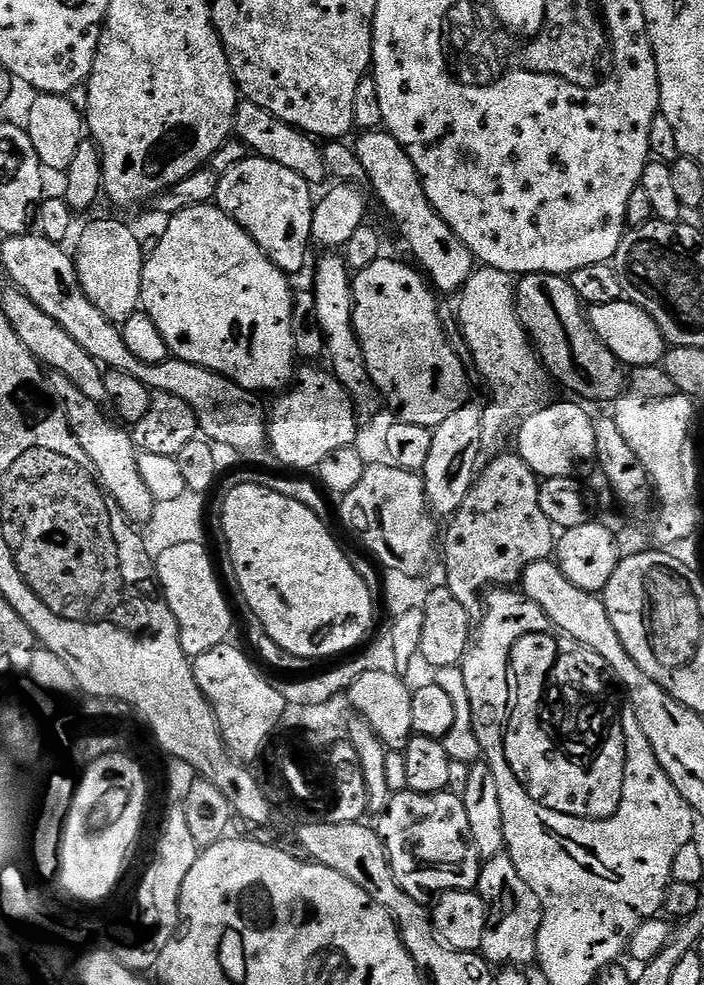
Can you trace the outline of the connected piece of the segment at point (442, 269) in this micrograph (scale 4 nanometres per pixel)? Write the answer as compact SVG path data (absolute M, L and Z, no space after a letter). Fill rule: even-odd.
M364 130L359 135L360 137L354 140L354 147L368 175L367 183L372 184L377 198L384 203L385 210L392 215L401 238L408 243L409 250L416 255L415 263L422 269L423 275L437 293L459 293L477 267L476 257L460 241L458 234L450 230L448 223L439 216L426 198L424 181L416 173L414 162L410 162L404 147L386 130Z

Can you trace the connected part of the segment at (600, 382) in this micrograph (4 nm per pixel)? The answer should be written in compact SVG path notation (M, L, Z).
M525 272L516 284L516 313L528 331L540 363L557 385L569 388L581 401L619 401L626 387L626 368L603 344L588 321L585 305L580 303L568 276L545 272Z

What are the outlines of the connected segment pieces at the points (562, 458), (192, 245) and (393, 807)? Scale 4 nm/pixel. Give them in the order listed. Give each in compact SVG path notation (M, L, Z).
M579 403L552 404L531 411L519 421L520 433L516 436L515 451L537 478L549 480L559 476L572 476L572 464L595 461L595 432L593 417Z
M196 204L190 210L182 210L177 216L171 217L165 224L168 225L165 226L164 232L159 233L158 250L146 257L144 262L142 286L140 287L140 308L143 315L150 317L154 326L158 326L158 334L162 334L162 338L166 338L169 353L177 360L197 364L199 368L209 368L211 372L217 372L218 375L233 380L235 384L241 384L250 392L265 394L264 392L277 391L276 393L279 393L281 390L287 389L293 383L294 373L298 368L298 357L292 337L294 288L288 285L289 277L278 266L274 266L274 262L270 262L270 258L258 246L258 242L254 242L254 238L250 238L250 234L246 234L246 230L242 230L242 226L238 226L238 222L231 220L221 208L212 204Z
M445 790L427 796L421 792L397 792L383 816L384 821L378 824L378 831L384 837L384 848L388 851L394 878L398 886L402 886L406 894L410 894L410 898L414 898L419 904L427 905L428 896L436 898L442 892L454 890L466 892L479 885L482 861L472 841L470 818L466 818L466 806L457 793L455 796L452 790Z

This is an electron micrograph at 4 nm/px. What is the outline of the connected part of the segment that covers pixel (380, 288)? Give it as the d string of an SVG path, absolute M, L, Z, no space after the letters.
M381 258L355 273L352 321L364 351L366 370L370 370L370 378L374 378L387 407L389 404L396 411L395 419L434 430L465 404L468 376L464 373L465 361L454 354L444 337L437 293L409 264Z

